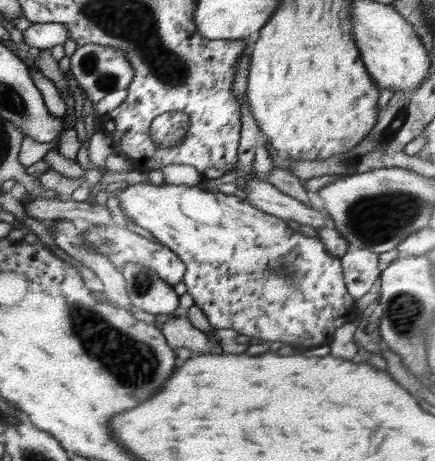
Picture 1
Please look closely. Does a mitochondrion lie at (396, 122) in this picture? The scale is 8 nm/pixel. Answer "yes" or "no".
yes

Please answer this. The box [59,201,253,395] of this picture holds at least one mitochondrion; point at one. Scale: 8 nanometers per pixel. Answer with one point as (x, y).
(142, 281)

